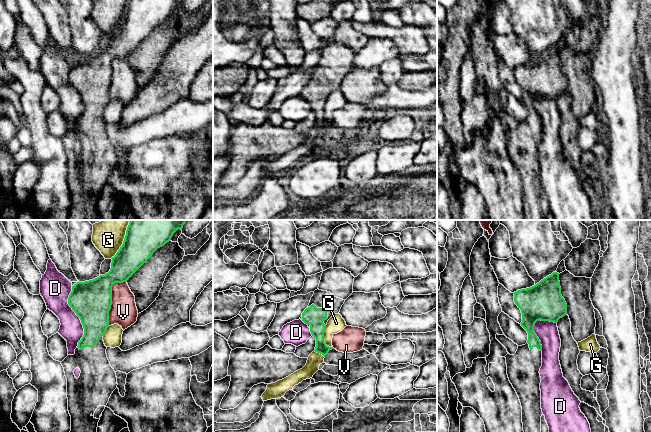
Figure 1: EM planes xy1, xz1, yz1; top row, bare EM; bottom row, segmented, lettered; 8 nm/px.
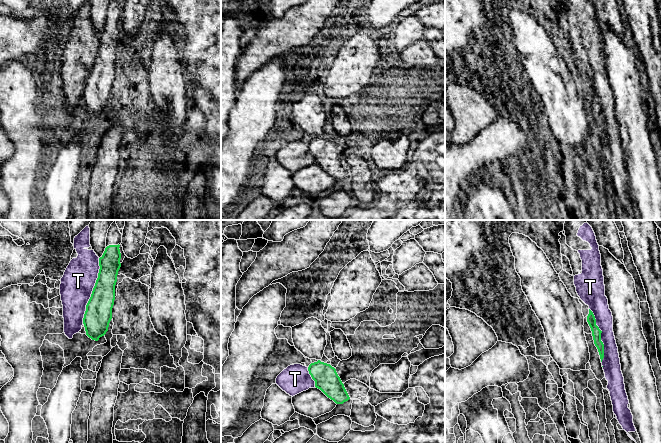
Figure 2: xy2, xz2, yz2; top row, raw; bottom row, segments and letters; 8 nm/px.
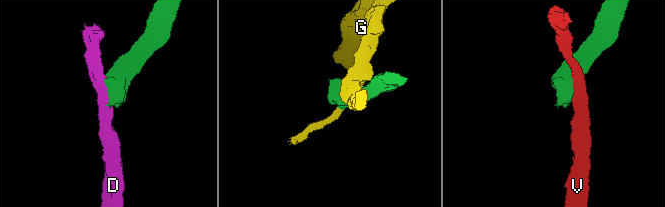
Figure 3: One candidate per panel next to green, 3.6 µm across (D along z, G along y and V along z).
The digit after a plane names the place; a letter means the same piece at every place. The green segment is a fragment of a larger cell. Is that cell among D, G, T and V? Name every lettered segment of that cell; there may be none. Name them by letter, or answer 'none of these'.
none of these

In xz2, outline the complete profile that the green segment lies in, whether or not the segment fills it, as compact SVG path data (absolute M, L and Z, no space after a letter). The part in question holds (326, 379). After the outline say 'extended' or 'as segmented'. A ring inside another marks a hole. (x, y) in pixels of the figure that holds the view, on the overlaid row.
M318 360L309 365L308 371L315 381L315 387L336 404L343 404L350 399L336 369L330 364Z | as segmented

